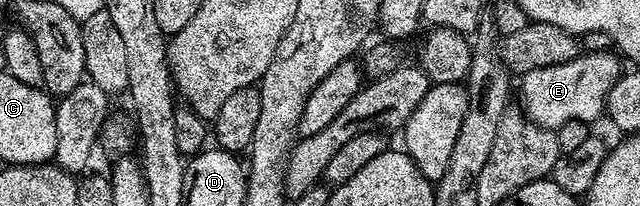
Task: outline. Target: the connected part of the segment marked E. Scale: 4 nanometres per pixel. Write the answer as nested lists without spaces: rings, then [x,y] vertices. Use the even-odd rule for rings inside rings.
[[[615,51],[587,52],[574,57],[570,62],[530,70],[522,76],[519,81],[520,96],[524,99],[524,108],[528,111],[527,119],[531,123],[540,128],[555,130],[571,120],[580,120],[583,124],[591,125],[592,120],[605,115],[610,90],[622,75],[621,57]]]

